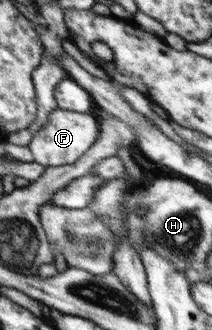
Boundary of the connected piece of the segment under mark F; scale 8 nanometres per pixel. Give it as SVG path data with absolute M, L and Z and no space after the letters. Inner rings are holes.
M56 108L48 117L49 121L33 133L29 143L34 161L44 167L75 164L98 138L100 124L96 123L96 118L90 113L82 114Z

